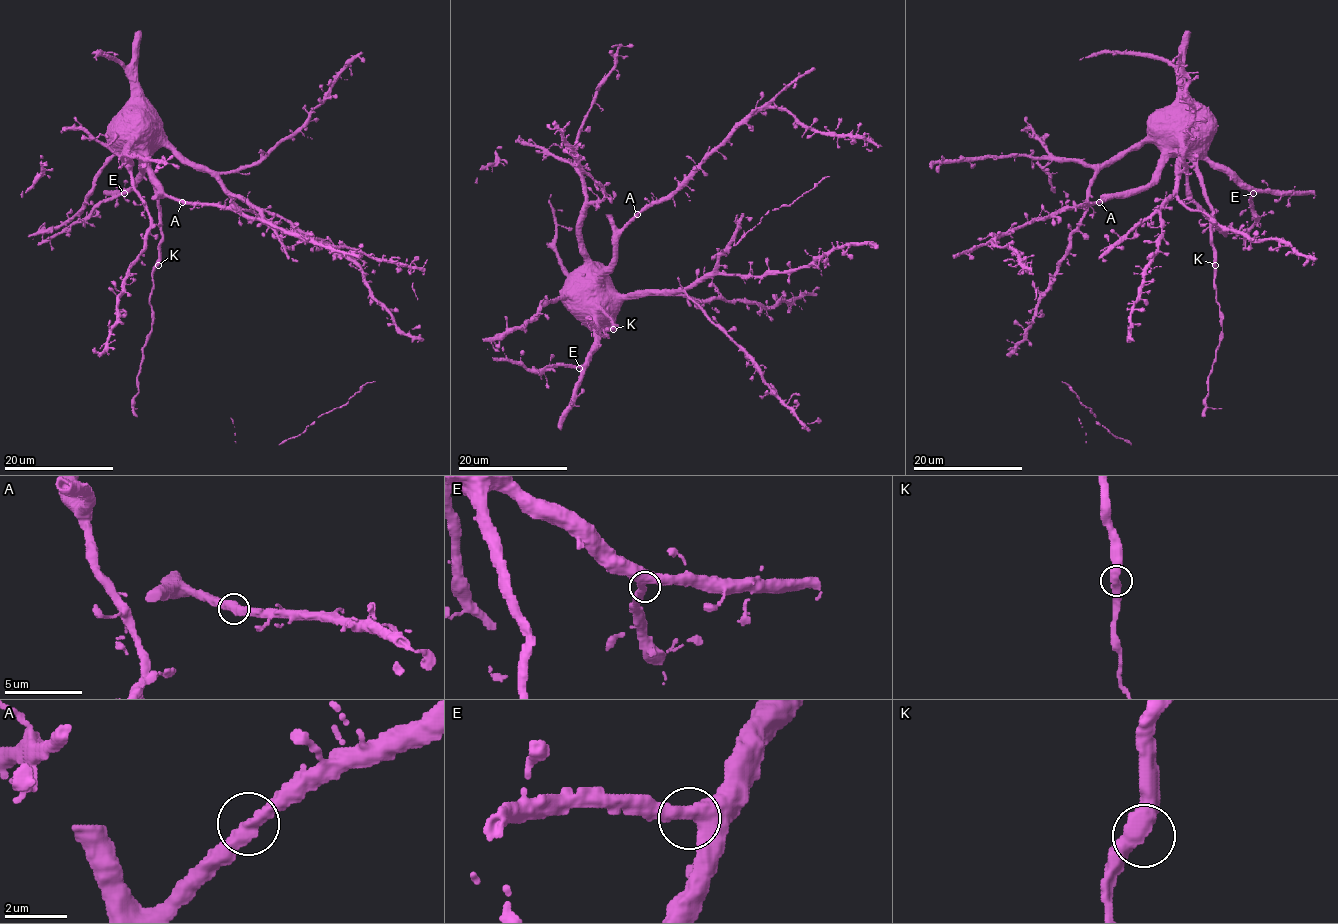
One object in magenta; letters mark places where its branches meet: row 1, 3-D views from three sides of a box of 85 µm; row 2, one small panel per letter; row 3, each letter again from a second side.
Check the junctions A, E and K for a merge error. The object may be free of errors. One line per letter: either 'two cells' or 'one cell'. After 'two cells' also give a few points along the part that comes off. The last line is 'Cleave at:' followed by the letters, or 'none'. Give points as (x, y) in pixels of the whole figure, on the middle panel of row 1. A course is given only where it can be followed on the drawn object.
A: one cell
E: one cell
K: one cell
Cleave at: none

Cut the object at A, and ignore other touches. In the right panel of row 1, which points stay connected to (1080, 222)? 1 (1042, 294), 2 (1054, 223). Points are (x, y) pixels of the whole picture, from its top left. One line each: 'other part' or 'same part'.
1: same part
2: other part

